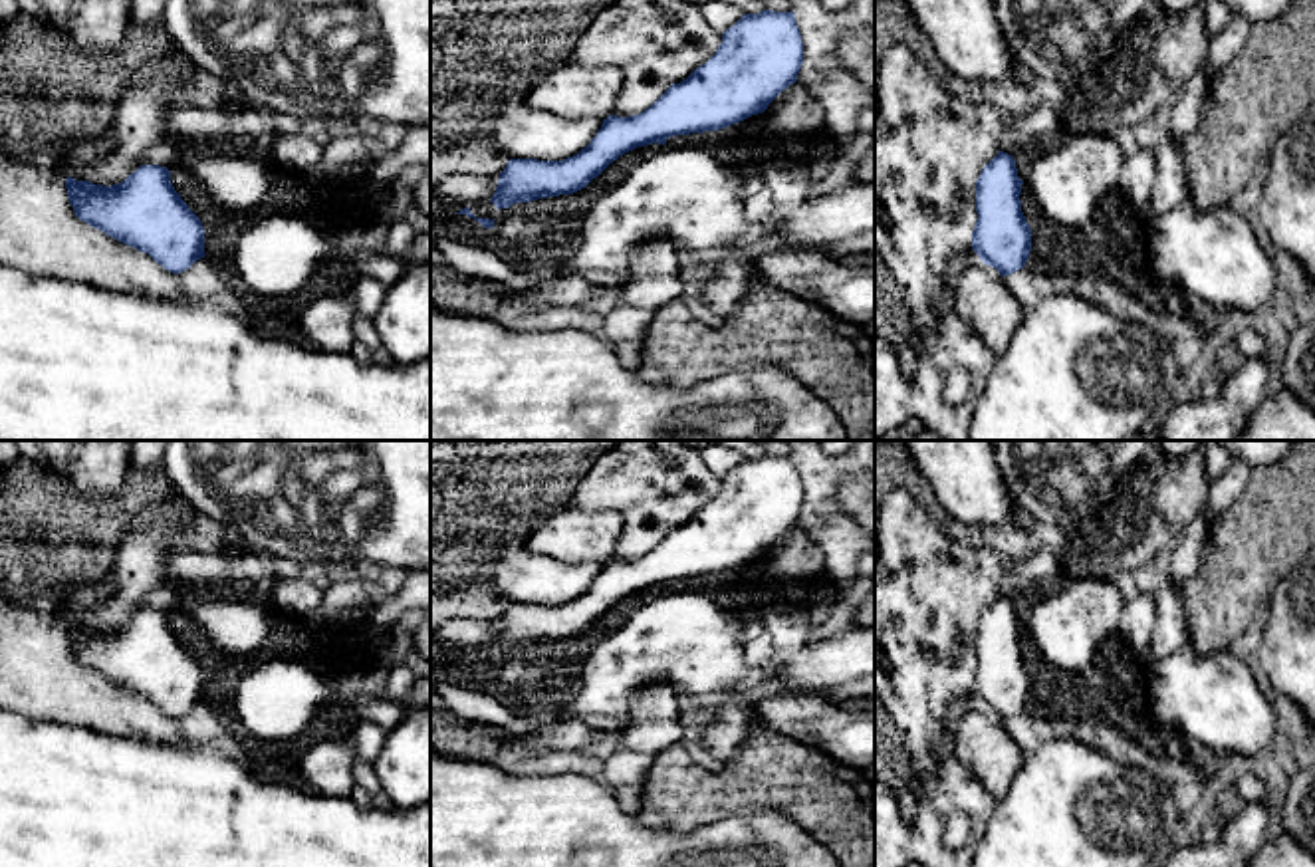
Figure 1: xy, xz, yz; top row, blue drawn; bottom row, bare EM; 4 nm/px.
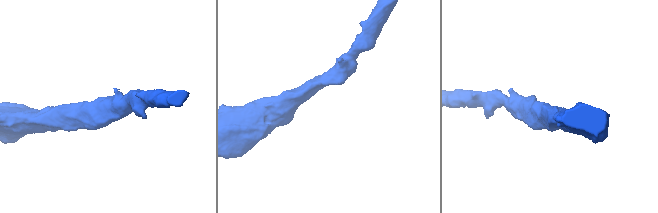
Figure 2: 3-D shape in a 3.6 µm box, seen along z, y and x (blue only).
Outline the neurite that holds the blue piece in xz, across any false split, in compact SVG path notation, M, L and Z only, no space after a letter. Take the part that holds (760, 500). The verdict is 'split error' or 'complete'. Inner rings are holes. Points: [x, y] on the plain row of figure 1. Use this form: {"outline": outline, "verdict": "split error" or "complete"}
{"outline": "M762 454L744 458L722 478L716 498L680 528L672 528L649 554L631 561L609 559L591 587L563 605L510 603L490 647L510 653L547 641L573 639L585 633L621 599L645 591L664 589L668 581L718 575L764 557L768 550L791 528L803 508L803 486L791 456Z", "verdict": "complete"}

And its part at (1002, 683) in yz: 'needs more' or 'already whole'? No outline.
already whole

